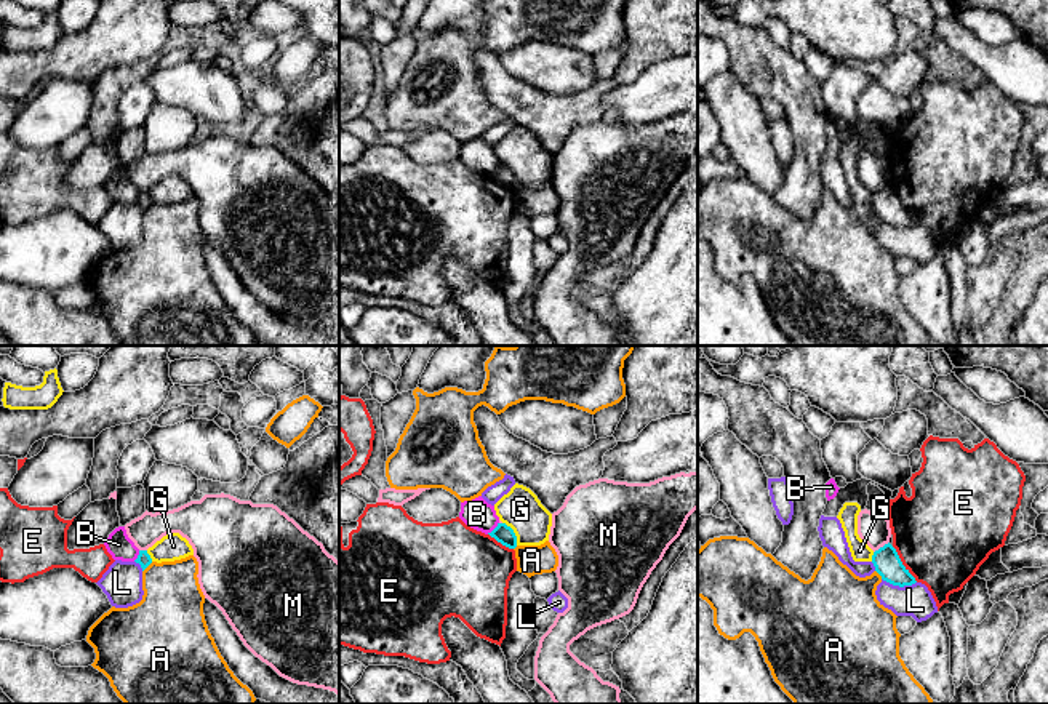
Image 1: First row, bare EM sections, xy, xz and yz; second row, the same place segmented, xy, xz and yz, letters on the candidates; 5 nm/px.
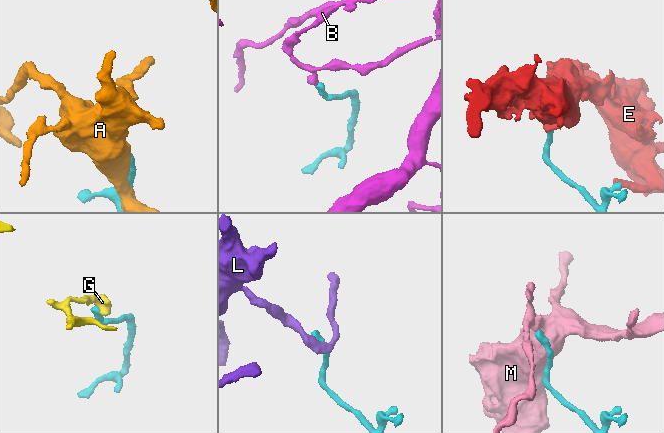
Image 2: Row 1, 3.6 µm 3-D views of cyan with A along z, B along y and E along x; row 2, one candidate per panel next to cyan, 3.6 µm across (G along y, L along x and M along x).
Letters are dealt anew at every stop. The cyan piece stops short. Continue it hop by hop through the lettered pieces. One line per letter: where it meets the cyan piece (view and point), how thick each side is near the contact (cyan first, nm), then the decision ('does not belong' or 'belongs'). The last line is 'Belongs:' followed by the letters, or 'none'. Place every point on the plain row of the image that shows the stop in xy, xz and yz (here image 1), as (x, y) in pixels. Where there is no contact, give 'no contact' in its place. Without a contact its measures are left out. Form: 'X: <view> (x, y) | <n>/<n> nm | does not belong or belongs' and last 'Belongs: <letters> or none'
A: xy (148, 207) | 70/320 nm | does not belong
B: xz (495, 170) | 90/150 nm | does not belong
E: yz (901, 205) | 140/480 nm | does not belong
G: xz (514, 175) | 90/200 nm | does not belong
L: yz (900, 228) | 140/170 nm | does not belong
M: yz (880, 189) | 140/160 nm | does not belong
Belongs: none

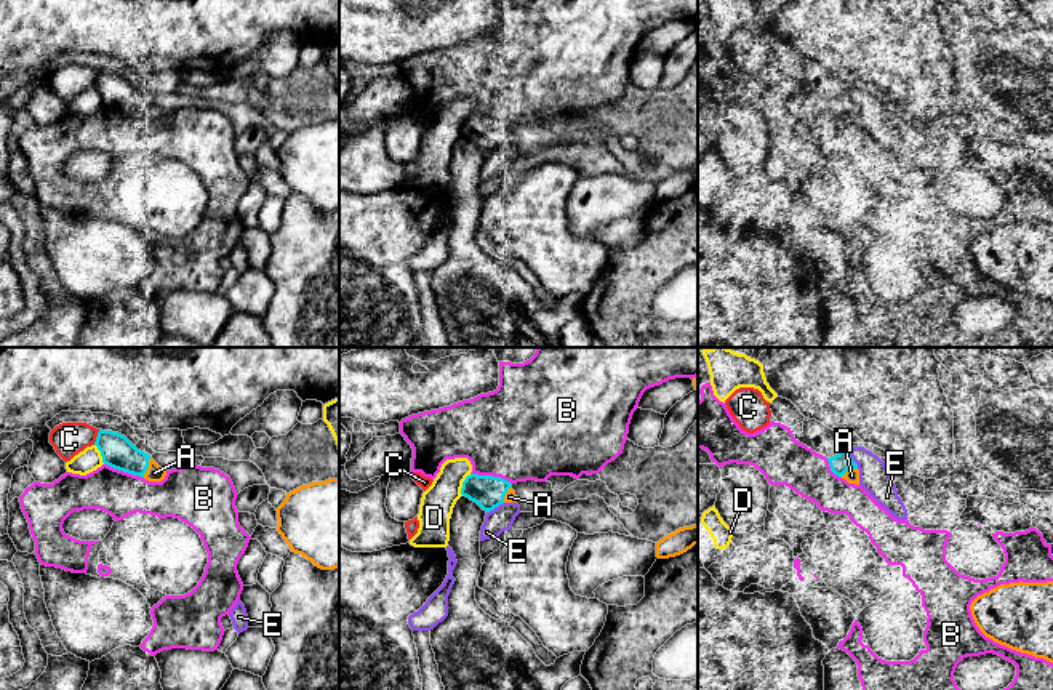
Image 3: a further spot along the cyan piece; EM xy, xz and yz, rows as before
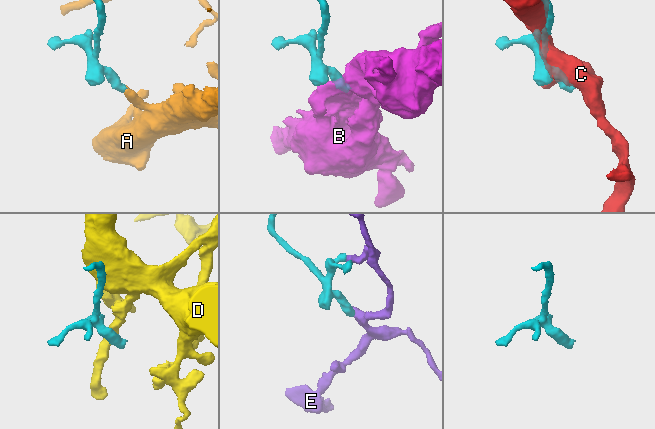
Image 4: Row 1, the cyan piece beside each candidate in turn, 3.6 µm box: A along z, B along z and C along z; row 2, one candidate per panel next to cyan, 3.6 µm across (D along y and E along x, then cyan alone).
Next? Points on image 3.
A: xy (148, 108) | 160/90 nm | belongs
B: xz (492, 117) | 170/480 nm | does not belong
C: xy (96, 79) | 160/170 nm | does not belong
D: xz (463, 125) | 170/170 nm | does not belong
E: yz (852, 101) | 100/160 nm | does not belong
Belongs: A

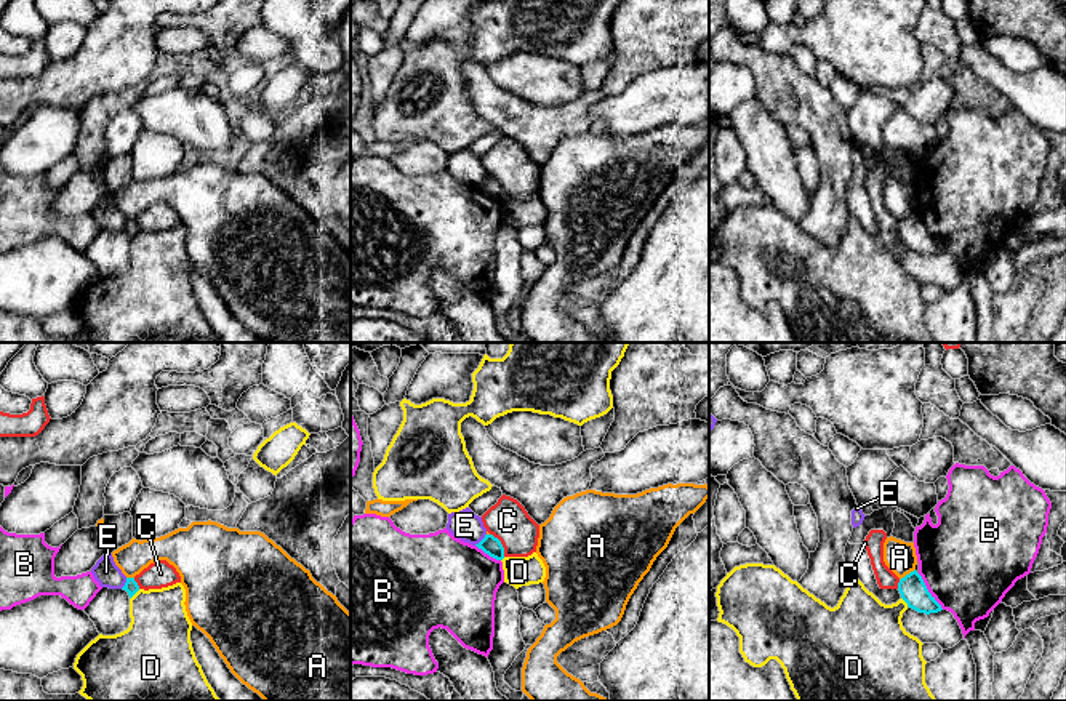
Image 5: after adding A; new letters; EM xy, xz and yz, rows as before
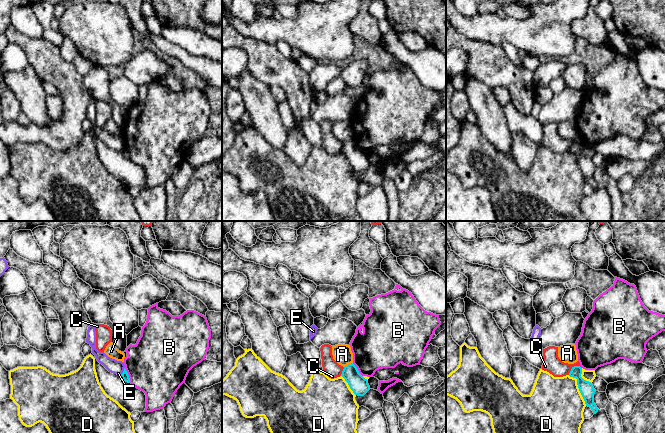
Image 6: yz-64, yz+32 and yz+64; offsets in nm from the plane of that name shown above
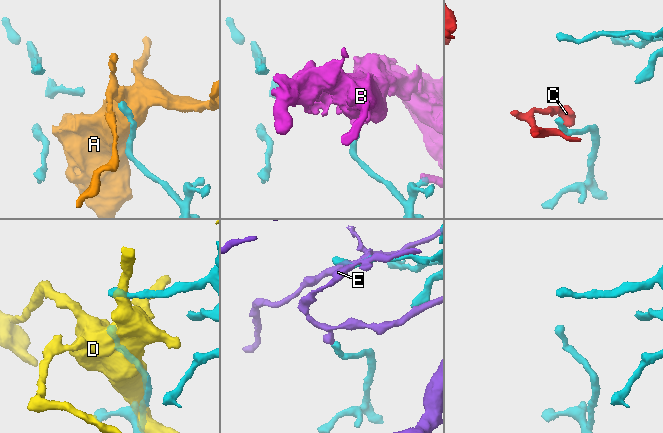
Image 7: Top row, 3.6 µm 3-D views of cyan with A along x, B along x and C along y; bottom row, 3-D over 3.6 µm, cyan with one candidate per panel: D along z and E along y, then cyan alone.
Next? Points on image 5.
A: yz (906, 216) | 140/160 nm | does not belong
B: yz (927, 232) | 140/480 nm | does not belong
C: xz (501, 186) | 90/200 nm | does not belong
D: xy (135, 234) | 70/320 nm | does not belong
E: xz (482, 181) | 90/150 nm | does not belong
Belongs: none

